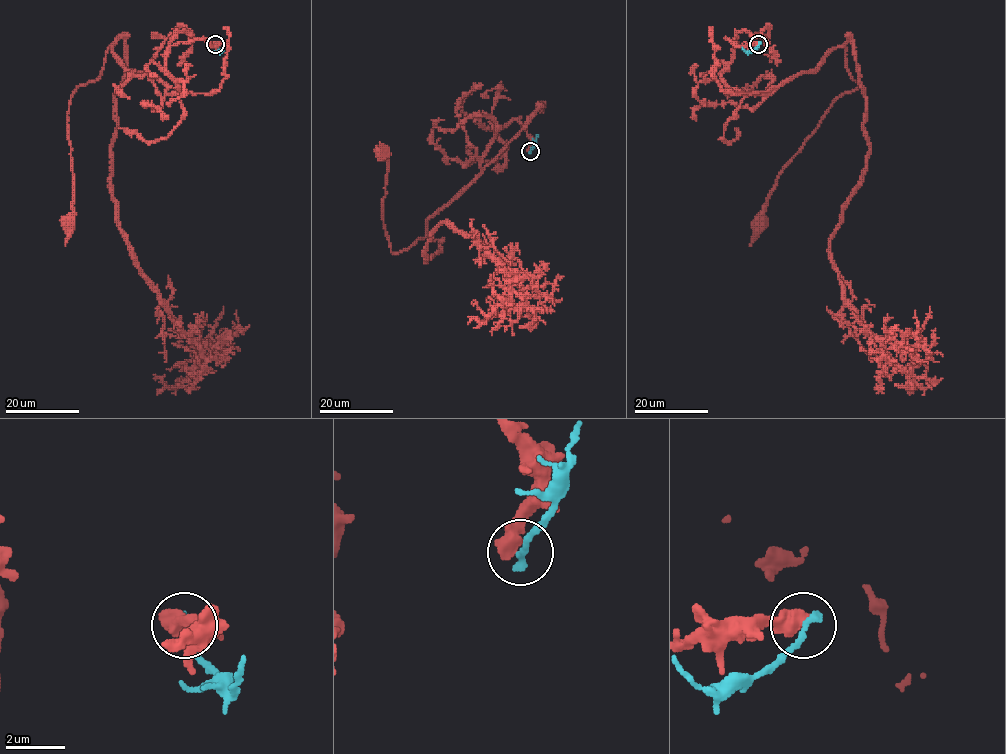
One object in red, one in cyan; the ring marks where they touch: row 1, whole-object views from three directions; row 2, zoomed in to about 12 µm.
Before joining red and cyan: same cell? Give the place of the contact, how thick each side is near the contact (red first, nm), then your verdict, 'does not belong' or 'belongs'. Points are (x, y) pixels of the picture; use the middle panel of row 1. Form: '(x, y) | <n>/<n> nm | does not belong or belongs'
(530, 151) | 650/260 nm | does not belong

